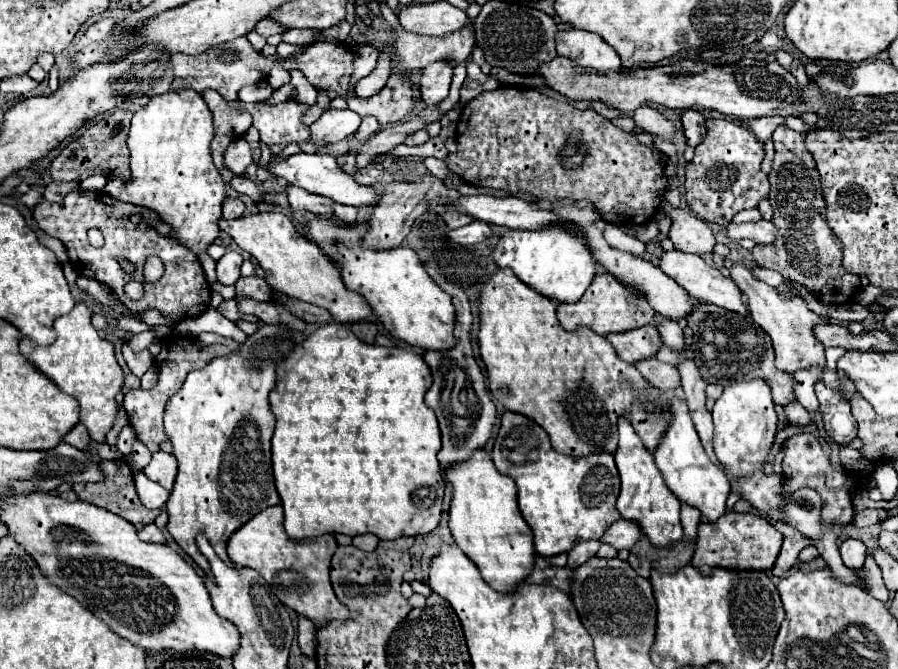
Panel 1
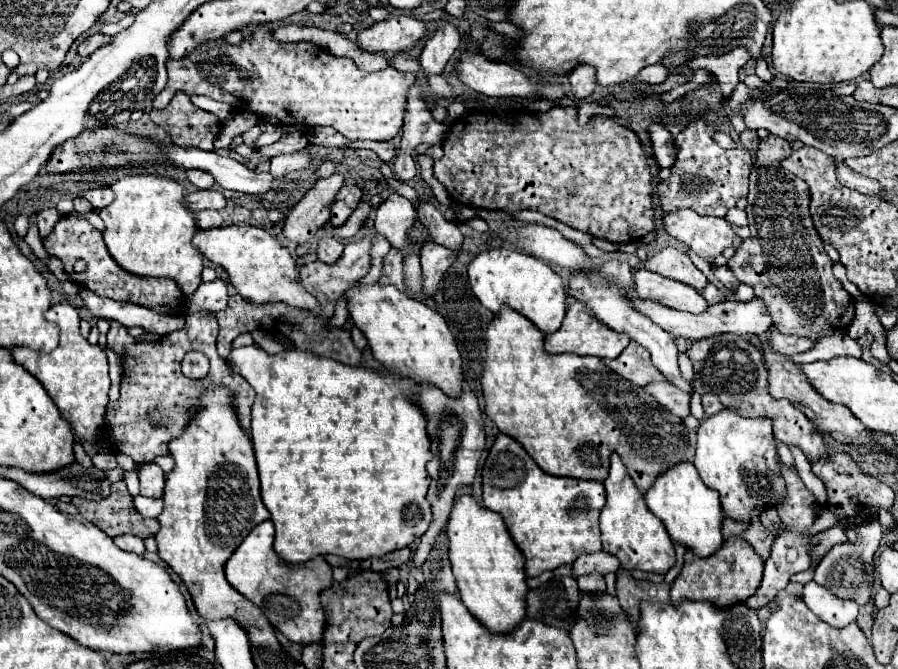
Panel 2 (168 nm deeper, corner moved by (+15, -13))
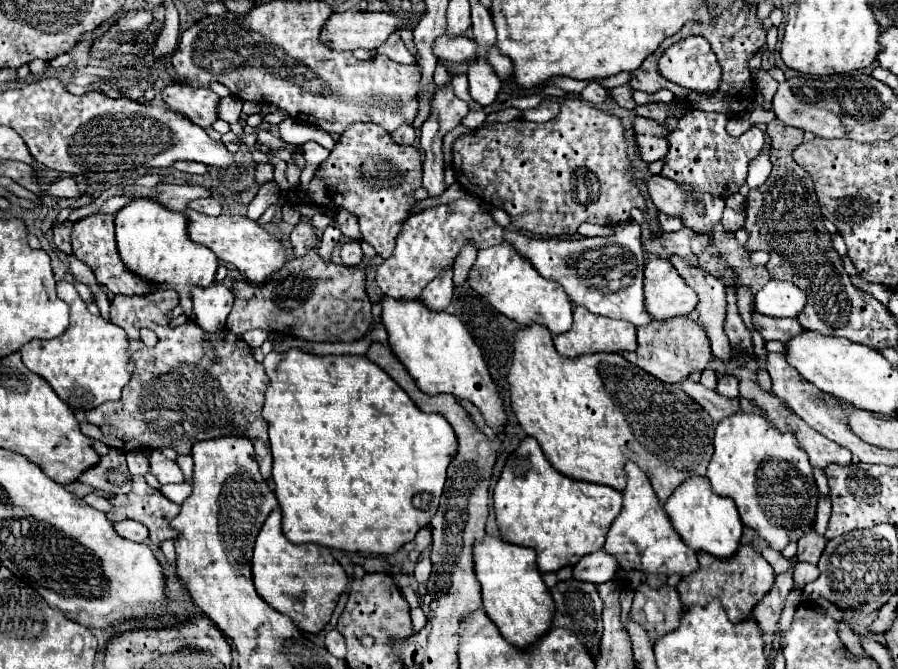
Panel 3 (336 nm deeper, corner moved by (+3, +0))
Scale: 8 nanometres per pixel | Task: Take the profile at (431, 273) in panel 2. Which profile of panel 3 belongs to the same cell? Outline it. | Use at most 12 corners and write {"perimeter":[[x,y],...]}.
{"perimeter":[[452,267],[420,295],[430,309],[446,309],[454,293]]}

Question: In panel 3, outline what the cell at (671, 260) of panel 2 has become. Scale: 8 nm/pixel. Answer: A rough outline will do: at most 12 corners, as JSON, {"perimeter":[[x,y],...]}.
{"perimeter":[[668,259],[698,293],[696,311],[712,355],[730,357],[724,333],[726,285],[720,277]]}

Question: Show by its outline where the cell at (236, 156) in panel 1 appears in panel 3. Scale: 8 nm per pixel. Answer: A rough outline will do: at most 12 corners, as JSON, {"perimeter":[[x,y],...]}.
{"perimeter":[[178,161],[174,167],[180,171],[204,175],[208,167],[194,161]]}

